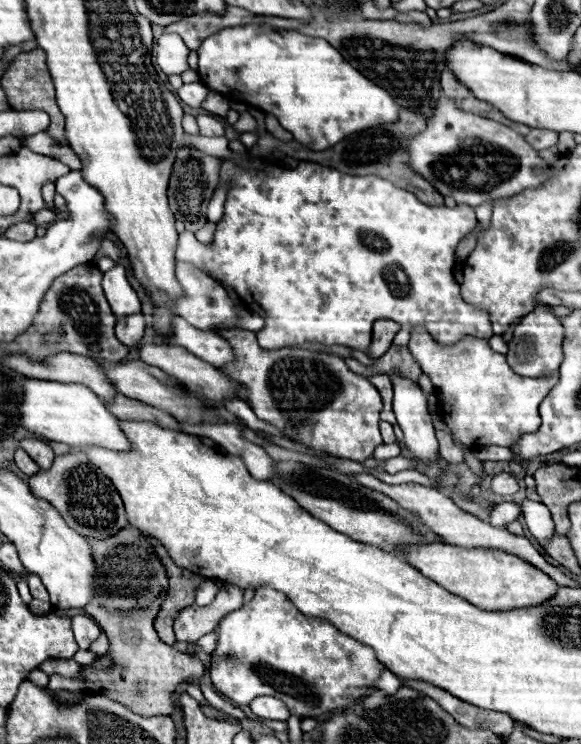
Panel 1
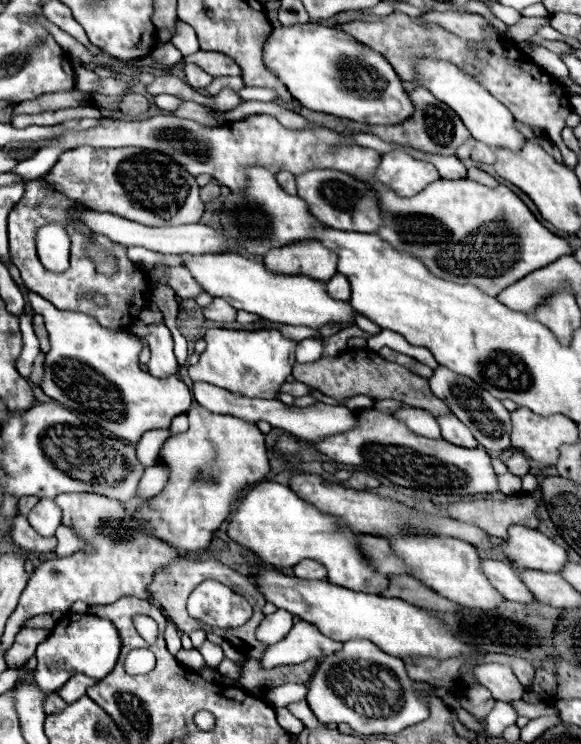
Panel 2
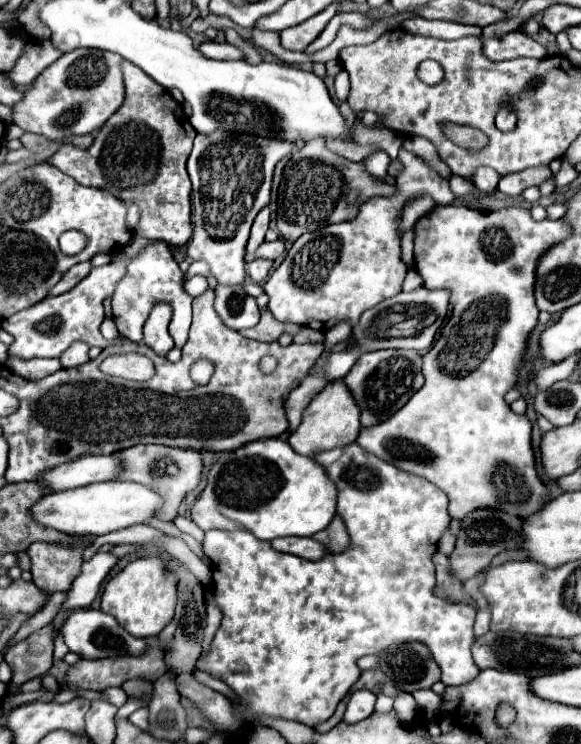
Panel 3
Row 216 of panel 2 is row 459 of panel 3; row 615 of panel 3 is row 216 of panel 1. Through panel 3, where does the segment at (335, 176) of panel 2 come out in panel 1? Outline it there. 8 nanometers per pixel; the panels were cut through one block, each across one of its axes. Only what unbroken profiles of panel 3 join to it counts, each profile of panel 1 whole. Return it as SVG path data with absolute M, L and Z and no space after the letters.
M224 160L220 180L230 180L232 188L224 216L216 222L212 244L202 244L189 231L181 232L175 258L206 270L210 278L232 288L254 314L264 318L264 330L256 332L262 348L276 350L314 342L324 346L342 344L368 354L372 324L380 318L424 326L444 346L456 344L466 336L494 336L488 312L464 302L460 286L452 276L454 250L460 238L476 226L470 206L428 206L388 180L340 174L314 162L300 162L294 170L270 166L254 172Z

